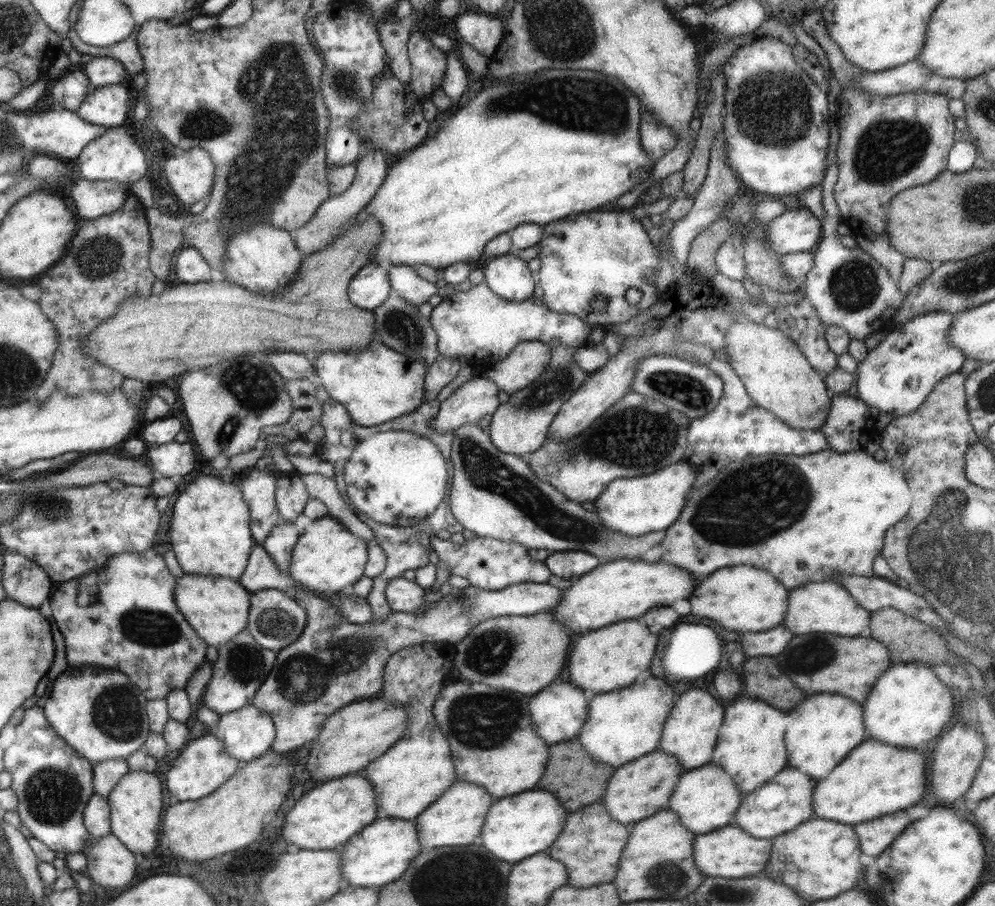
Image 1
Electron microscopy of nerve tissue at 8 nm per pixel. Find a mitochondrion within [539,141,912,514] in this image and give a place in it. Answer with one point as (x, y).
(628, 438)

